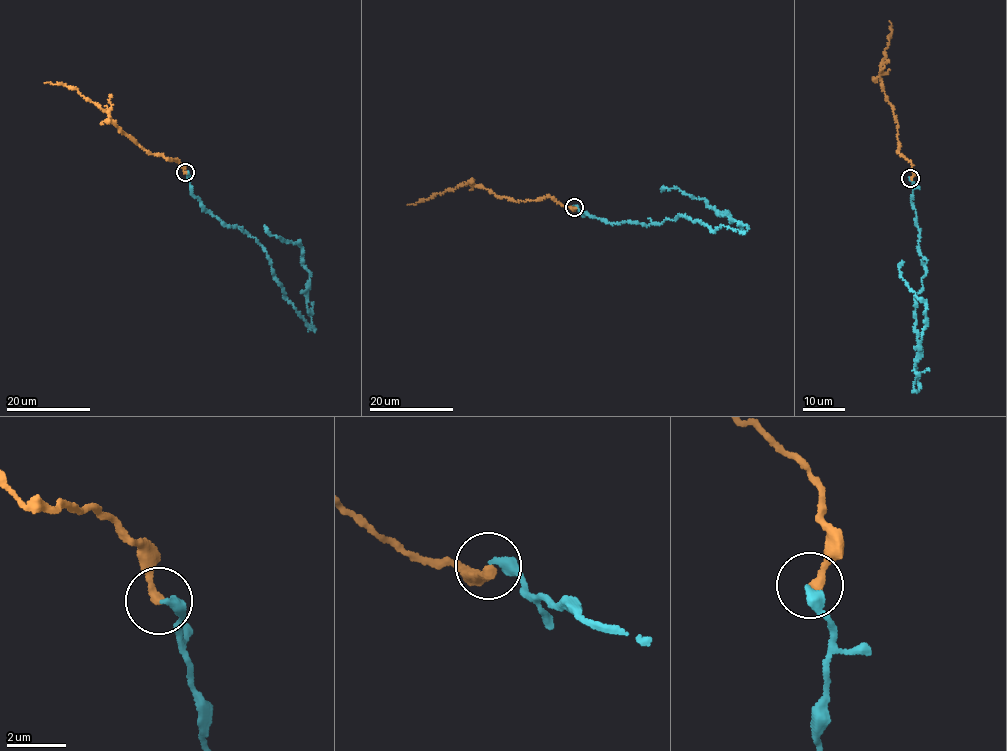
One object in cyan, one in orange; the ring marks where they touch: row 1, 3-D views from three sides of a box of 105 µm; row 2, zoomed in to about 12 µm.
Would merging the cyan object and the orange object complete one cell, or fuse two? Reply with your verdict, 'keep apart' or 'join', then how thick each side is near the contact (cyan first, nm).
join | 360/320 nm

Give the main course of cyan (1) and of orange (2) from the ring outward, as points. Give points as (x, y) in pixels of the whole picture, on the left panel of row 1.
1: (185, 172), (200, 205), (260, 245), (284, 297), (312, 330), (310, 273), (300, 244), (264, 225)
2: (184, 172), (176, 160), (149, 154), (119, 129), (108, 113), (74, 87), (45, 82)

